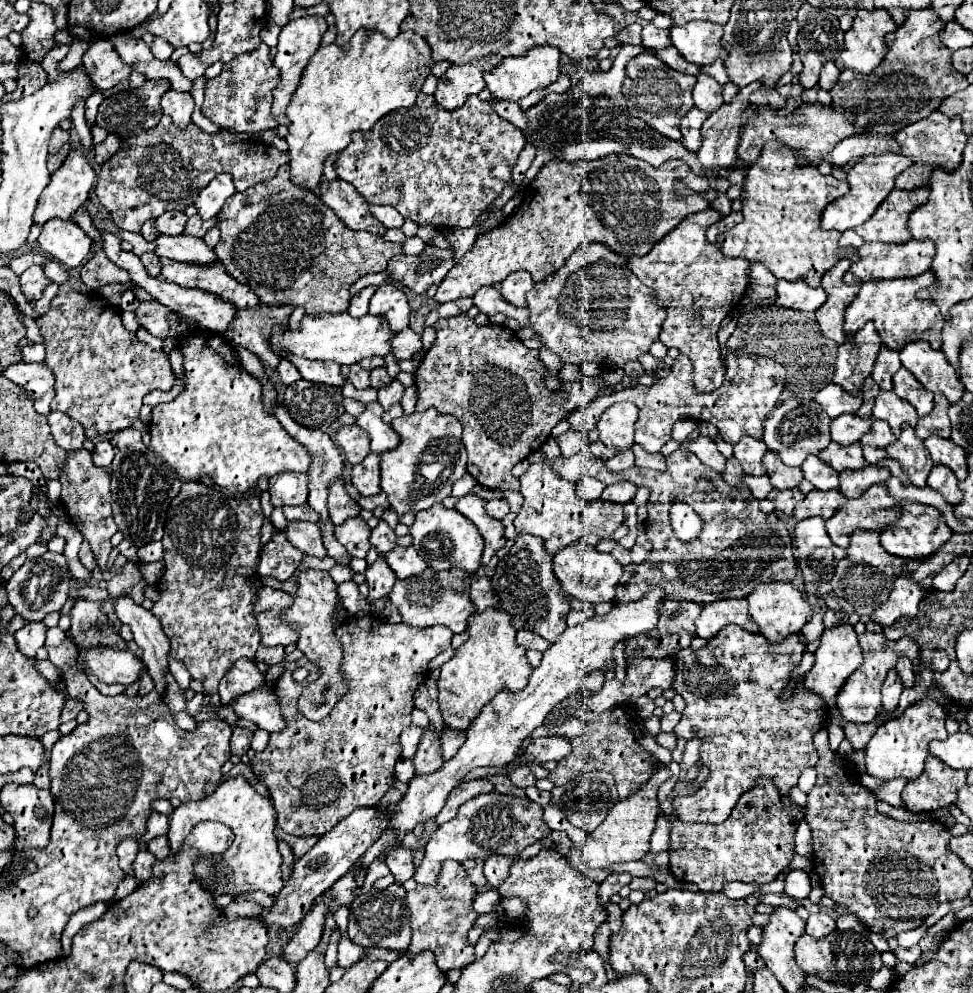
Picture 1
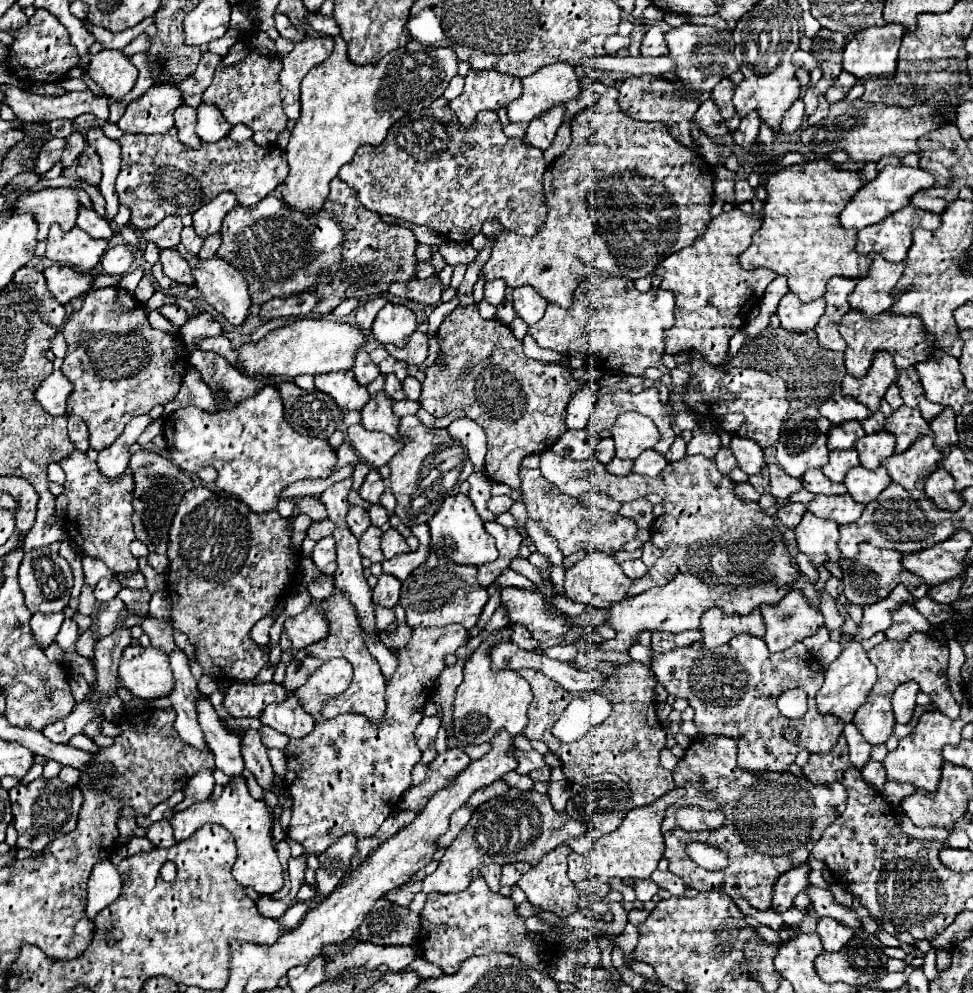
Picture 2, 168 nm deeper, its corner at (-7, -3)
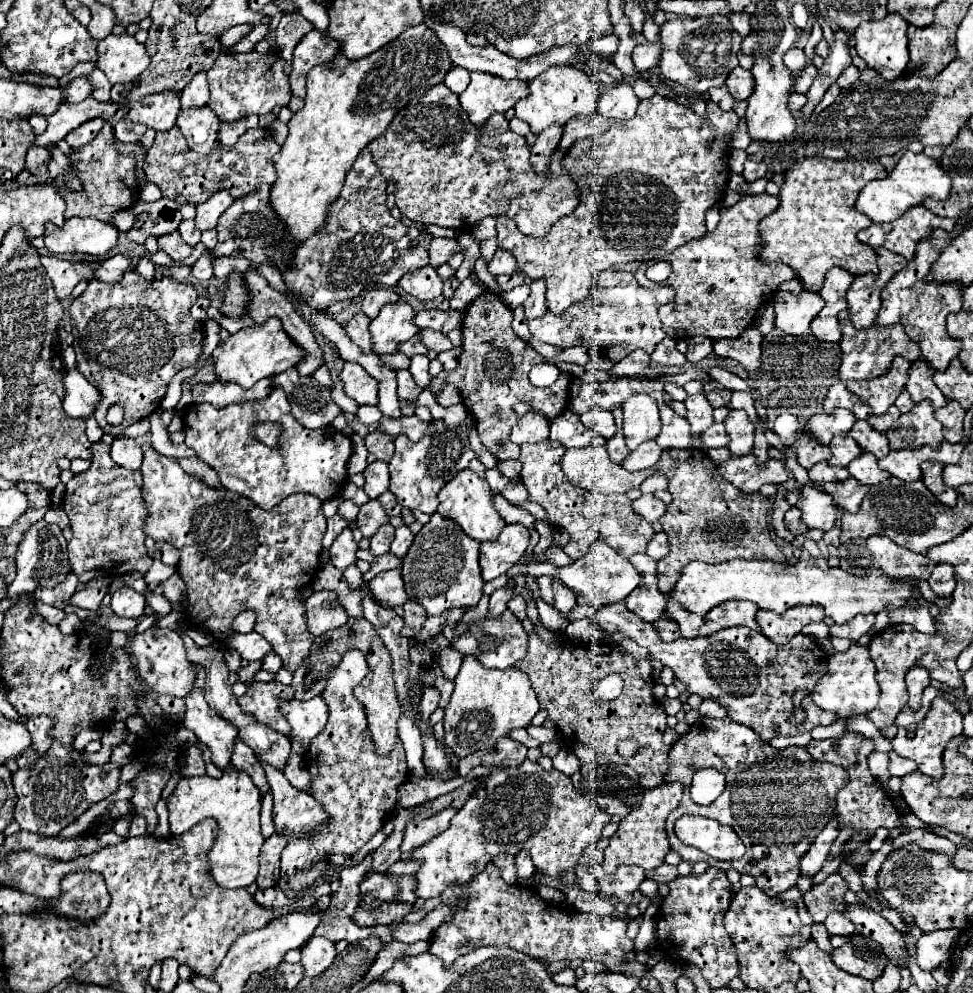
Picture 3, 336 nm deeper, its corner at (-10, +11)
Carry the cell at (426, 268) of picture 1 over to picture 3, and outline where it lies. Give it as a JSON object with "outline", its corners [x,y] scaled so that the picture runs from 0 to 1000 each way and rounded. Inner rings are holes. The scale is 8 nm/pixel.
{"outline":[[[439,267],[435,271],[414,277],[410,283],[410,289],[433,303],[439,303],[439,301],[449,301],[453,297],[455,281],[447,275],[443,267]]]}

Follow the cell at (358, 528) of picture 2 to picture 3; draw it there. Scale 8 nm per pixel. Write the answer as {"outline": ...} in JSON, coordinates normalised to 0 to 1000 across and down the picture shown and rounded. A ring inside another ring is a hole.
{"outline":[[[387,503],[371,509],[369,519],[367,519],[367,531],[371,533],[373,541],[383,541],[387,537],[390,529],[394,529],[394,527],[400,527],[400,521]]]}

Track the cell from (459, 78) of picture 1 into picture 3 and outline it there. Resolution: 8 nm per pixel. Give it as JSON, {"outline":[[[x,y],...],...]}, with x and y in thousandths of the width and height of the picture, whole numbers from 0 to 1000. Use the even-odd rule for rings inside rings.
{"outline":[[[488,72],[484,74],[482,88],[472,96],[472,104],[480,112],[484,124],[496,126],[509,112],[517,114],[538,98],[542,98],[540,82],[517,82],[511,76]]]}

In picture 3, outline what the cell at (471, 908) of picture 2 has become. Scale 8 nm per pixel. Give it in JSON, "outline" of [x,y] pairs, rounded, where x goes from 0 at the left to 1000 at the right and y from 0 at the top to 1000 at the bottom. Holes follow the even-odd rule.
{"outline":[[[501,869],[501,873],[480,891],[461,891],[455,897],[453,907],[466,915],[466,925],[449,934],[441,958],[455,966],[457,974],[464,974],[472,962],[488,954],[523,952],[562,970],[591,964],[612,966],[630,980],[653,984],[661,984],[665,980],[665,974],[661,970],[640,968],[640,964],[651,958],[651,948],[642,942],[644,932],[640,925],[628,921],[581,917],[579,913],[556,907],[548,893],[521,891],[513,883],[513,875],[509,873],[509,869]],[[474,905],[480,909],[476,915],[470,913]]]}

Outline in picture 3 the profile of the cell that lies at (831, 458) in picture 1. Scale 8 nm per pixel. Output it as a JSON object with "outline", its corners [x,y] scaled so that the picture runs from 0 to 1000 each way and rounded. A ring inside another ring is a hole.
{"outline":[[[856,440],[852,446],[856,460],[850,464],[852,468],[862,468],[862,470],[871,470],[873,464],[877,464],[879,460],[885,458],[883,446],[875,440]]]}

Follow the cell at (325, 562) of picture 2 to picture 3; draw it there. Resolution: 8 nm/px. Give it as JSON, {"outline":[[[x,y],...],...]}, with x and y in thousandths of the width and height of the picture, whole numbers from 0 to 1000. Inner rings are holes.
{"outline":[[[357,531],[357,533],[353,533],[348,539],[346,539],[346,543],[342,545],[342,549],[340,549],[340,553],[338,553],[338,563],[340,563],[340,567],[346,571],[346,573],[355,573],[357,569],[361,569],[361,567],[365,567],[367,565],[367,561],[365,561],[365,557],[367,557],[367,547],[363,545],[363,537],[361,537],[361,533]]]}

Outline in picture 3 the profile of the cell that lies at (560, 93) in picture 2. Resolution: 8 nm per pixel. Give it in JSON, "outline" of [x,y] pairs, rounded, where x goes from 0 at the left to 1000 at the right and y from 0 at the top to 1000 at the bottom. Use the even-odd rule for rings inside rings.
{"outline":[[[568,65],[560,69],[556,76],[544,82],[544,92],[546,94],[529,106],[529,118],[544,124],[548,134],[554,134],[554,130],[560,130],[566,124],[581,126],[591,116],[605,118],[616,110],[616,84],[607,80],[599,69],[589,65]]]}

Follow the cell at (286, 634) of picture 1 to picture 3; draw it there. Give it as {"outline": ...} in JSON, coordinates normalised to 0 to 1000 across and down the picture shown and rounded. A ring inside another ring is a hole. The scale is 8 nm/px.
{"outline":[[[324,595],[313,605],[313,623],[320,639],[330,639],[338,633],[346,633],[357,625],[355,613],[348,609],[342,595]]]}

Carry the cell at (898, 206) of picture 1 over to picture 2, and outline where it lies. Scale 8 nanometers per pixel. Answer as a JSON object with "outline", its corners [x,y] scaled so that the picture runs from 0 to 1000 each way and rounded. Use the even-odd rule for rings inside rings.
{"outline":[[[937,206],[921,212],[913,221],[884,231],[880,253],[884,257],[904,255],[909,261],[923,265],[931,261],[931,255],[937,247],[937,233],[941,229],[960,231],[966,229],[966,217],[939,210]]]}

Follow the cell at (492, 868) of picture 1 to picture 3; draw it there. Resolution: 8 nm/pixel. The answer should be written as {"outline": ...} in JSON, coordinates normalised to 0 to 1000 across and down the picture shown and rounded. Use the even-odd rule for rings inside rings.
{"outline":[[[538,857],[529,861],[529,873],[531,873],[531,881],[533,883],[546,883],[548,877],[550,877],[550,871],[546,867],[546,861],[542,861]]]}

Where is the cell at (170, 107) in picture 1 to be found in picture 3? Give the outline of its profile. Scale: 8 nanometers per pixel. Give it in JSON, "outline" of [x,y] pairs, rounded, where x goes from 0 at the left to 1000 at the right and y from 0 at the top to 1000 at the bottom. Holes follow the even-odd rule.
{"outline":[[[213,106],[186,110],[182,118],[182,126],[192,140],[192,146],[198,152],[209,156],[225,148],[225,140],[223,140],[225,120]]]}

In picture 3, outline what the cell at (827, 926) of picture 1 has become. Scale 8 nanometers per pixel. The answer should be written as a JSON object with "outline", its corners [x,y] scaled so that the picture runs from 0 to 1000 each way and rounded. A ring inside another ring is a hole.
{"outline":[[[852,919],[850,925],[848,925],[848,934],[854,942],[864,942],[864,944],[871,944],[871,942],[877,942],[879,940],[879,934],[875,932],[875,927],[871,927],[871,923],[866,923],[866,919]]]}

